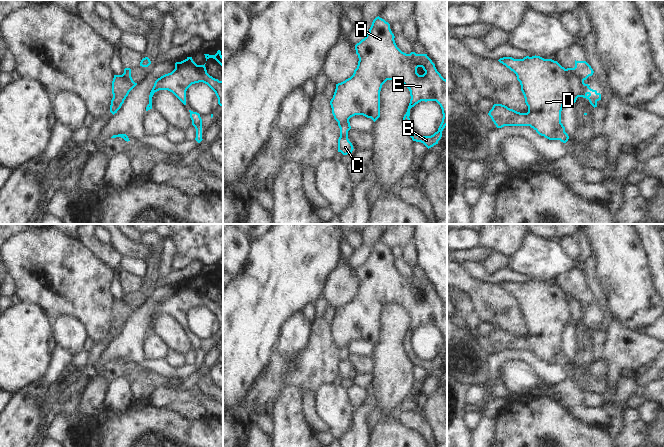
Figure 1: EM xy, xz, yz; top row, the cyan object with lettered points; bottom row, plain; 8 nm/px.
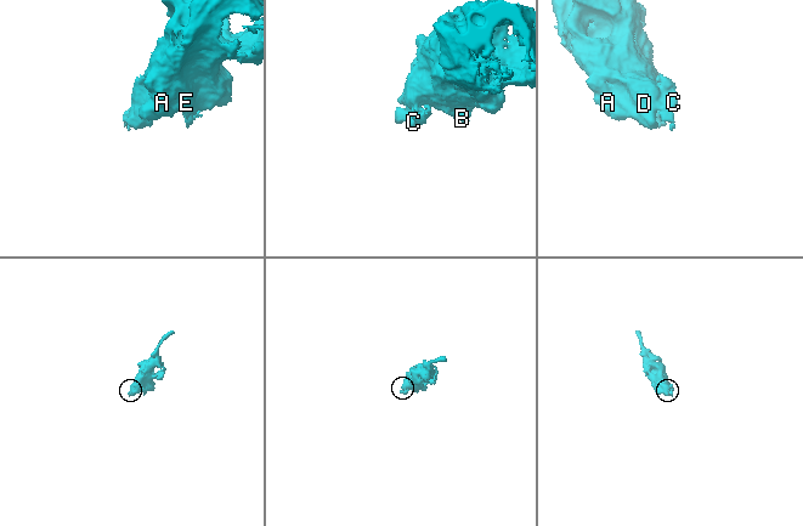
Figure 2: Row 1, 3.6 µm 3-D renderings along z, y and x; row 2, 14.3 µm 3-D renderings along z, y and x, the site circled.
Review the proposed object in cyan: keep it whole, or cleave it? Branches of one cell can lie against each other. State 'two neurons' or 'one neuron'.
two neurons

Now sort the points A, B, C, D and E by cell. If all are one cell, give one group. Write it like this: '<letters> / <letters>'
A B D E / C

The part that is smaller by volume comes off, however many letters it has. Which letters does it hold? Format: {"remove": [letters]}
{"remove": ["C"]}

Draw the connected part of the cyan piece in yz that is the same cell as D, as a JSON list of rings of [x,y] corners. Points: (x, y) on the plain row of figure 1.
[[[526,280],[523,283],[503,281],[498,284],[511,295],[520,306],[521,315],[528,330],[527,337],[520,337],[502,328],[494,328],[488,339],[497,352],[504,350],[530,350],[539,359],[549,364],[560,364],[566,367],[569,363],[565,351],[561,347],[561,335],[565,324],[571,320],[571,312],[567,303],[567,296],[557,285],[544,283],[540,280]]]

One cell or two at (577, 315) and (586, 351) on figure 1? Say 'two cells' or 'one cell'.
two cells

